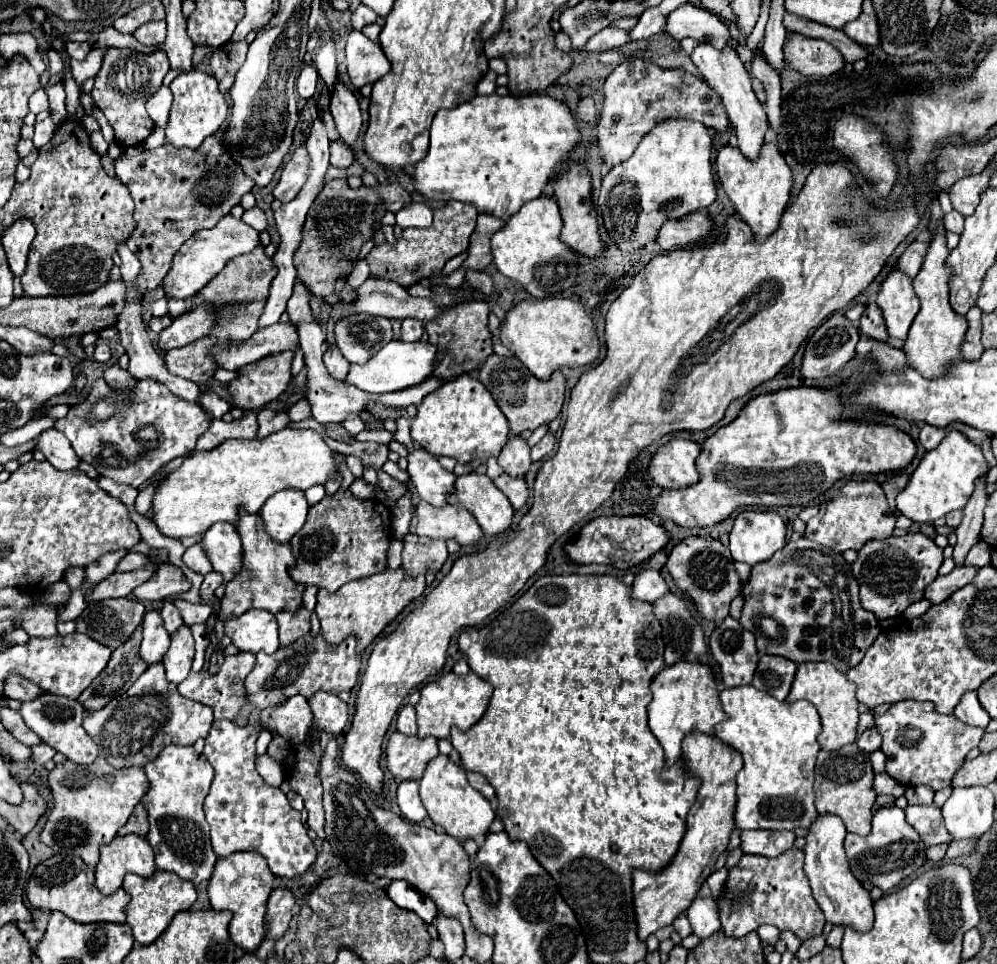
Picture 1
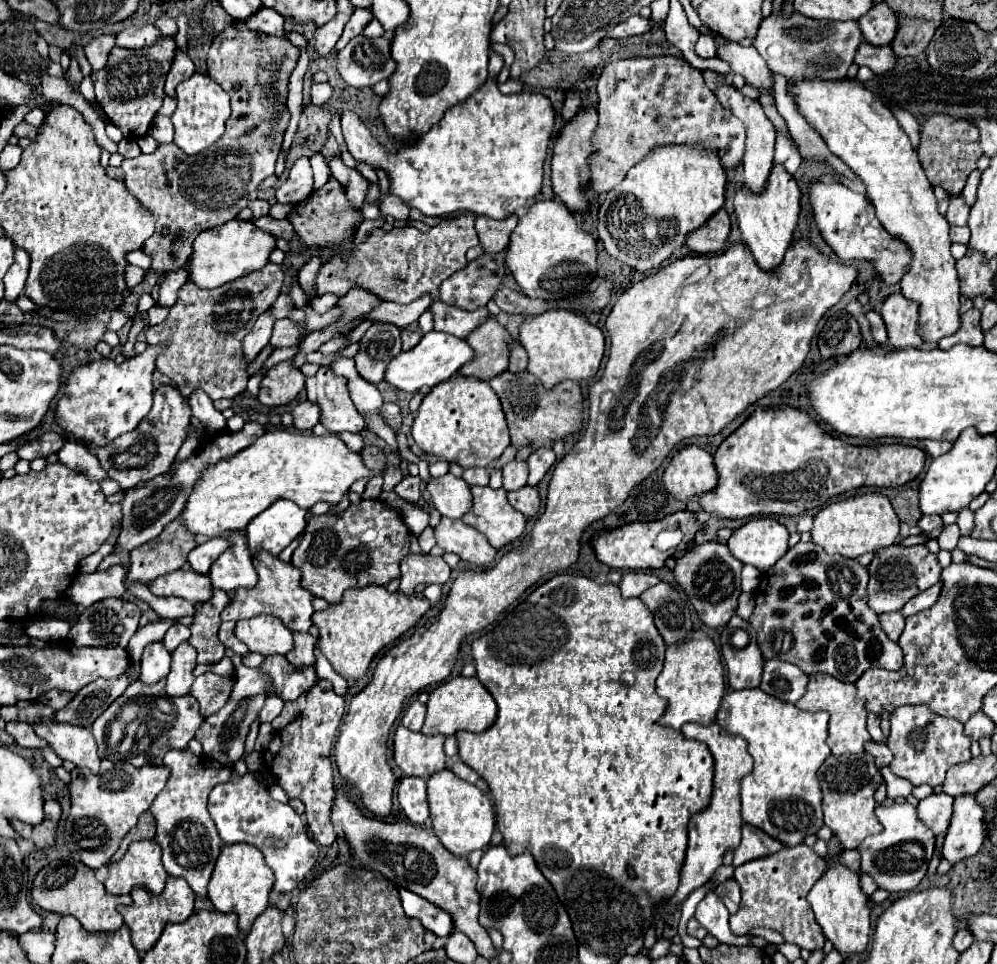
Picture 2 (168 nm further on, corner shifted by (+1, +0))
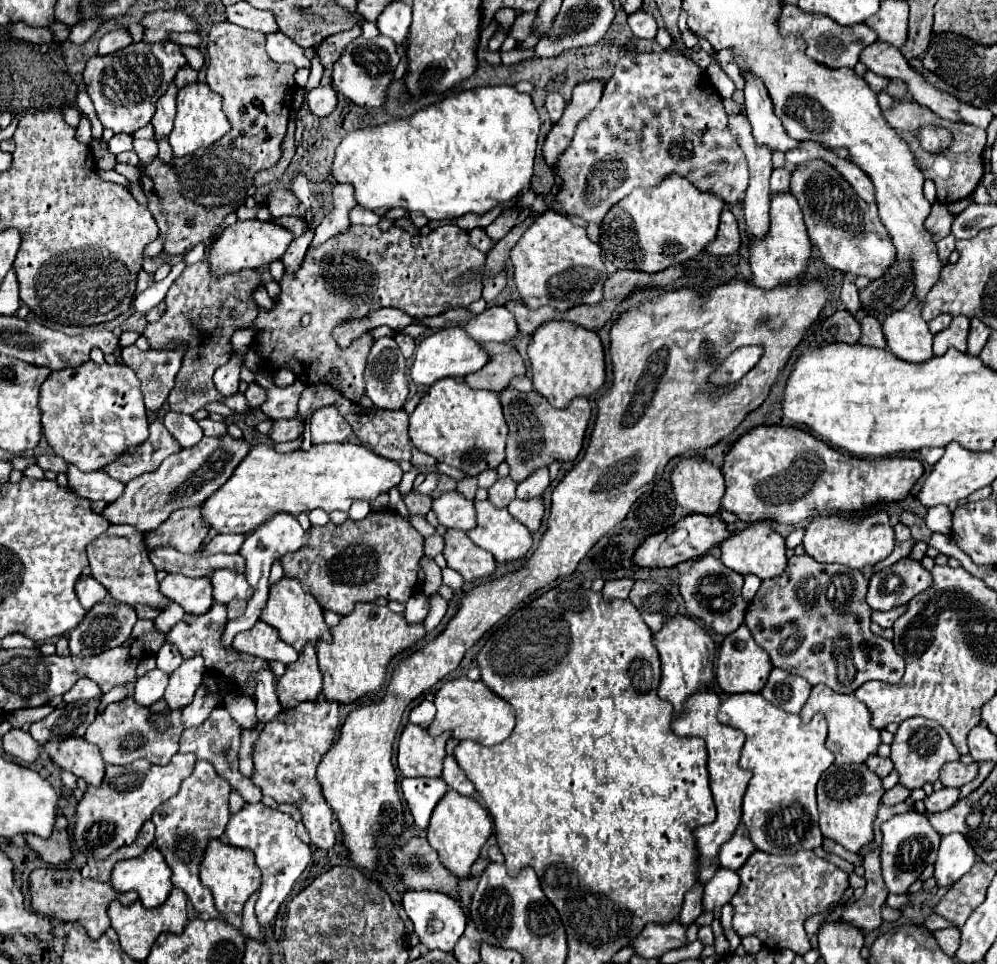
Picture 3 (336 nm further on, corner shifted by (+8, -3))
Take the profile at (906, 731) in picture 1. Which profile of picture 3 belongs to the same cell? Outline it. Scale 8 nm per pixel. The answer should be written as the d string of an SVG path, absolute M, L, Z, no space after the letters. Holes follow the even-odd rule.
M909 718L899 724L899 730L895 732L893 744L891 744L891 760L895 764L895 770L899 774L899 782L909 788L921 788L927 782L935 782L939 778L939 770L943 764L959 760L961 754L953 746L949 734L933 720L927 718Z

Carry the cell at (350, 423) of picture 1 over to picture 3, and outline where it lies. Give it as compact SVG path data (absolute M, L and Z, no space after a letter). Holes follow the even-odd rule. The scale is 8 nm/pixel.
M323 406L311 416L311 440L313 444L321 442L345 442L351 434L347 420L335 410L335 406Z

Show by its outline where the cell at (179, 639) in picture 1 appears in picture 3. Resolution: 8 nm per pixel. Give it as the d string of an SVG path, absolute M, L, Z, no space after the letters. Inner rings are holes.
M193 656L189 660L183 660L183 664L169 676L169 686L165 690L165 700L171 710L185 708L197 690L197 686L203 680L203 658Z

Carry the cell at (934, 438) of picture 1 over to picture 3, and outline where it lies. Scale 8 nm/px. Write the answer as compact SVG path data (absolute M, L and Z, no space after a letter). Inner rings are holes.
M925 448L925 450L919 450L919 458L927 464L935 464L939 458L943 456L943 448Z

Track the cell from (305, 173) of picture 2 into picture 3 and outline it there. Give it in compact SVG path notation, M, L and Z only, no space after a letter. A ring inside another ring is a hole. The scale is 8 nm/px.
M297 174L297 176L291 180L289 190L291 190L307 208L313 208L313 194L311 194L309 180L305 178L305 174Z

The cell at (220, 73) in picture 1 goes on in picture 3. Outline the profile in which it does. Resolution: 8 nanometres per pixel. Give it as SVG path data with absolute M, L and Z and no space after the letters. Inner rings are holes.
M231 22L213 24L207 40L209 66L207 66L207 86L223 96L223 110L231 122L229 134L217 140L213 146L205 150L197 150L183 158L171 158L171 162L161 162L161 158L153 158L149 164L139 162L139 180L141 188L147 196L147 208L153 214L159 226L159 238L163 240L165 256L185 256L199 242L211 238L211 234L221 226L229 212L237 210L237 204L245 198L249 186L257 172L267 170L277 164L281 156L281 142L285 138L291 100L295 94L295 66L293 64L277 64L265 52L265 34L255 30L245 30L233 26Z

